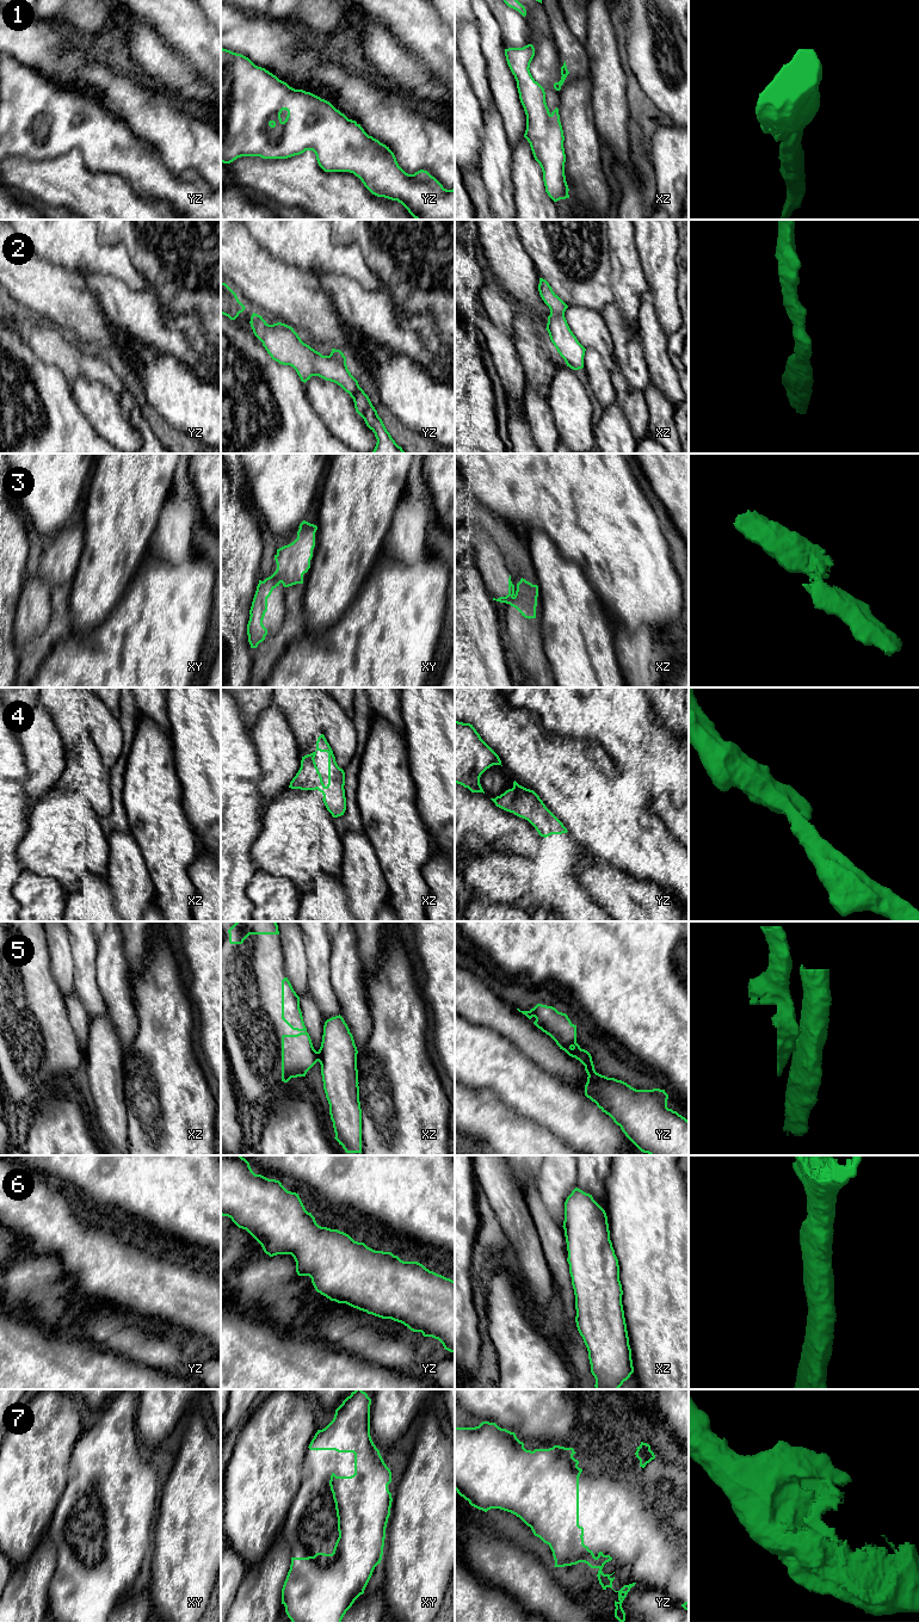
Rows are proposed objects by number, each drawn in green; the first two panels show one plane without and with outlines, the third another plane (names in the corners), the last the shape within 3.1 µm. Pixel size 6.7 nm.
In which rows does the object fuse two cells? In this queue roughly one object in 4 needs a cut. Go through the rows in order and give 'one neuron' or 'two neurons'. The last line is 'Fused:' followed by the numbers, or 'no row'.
1: one neuron
2: one neuron
3: two neurons
4: one neuron
5: two neurons
6: one neuron
7: one neuron
Fused: 3, 5

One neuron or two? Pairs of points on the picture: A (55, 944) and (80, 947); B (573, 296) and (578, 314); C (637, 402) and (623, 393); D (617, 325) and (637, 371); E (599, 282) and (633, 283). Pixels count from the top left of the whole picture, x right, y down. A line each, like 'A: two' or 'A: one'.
A: two
B: two
C: one
D: one
E: two

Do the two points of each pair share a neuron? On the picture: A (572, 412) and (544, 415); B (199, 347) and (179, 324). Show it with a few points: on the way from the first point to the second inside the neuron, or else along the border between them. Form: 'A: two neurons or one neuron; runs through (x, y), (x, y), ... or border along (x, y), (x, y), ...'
A: two neurons; border along (546, 395), (560, 441)
B: one neuron; runs through (199, 340), (186, 327)

